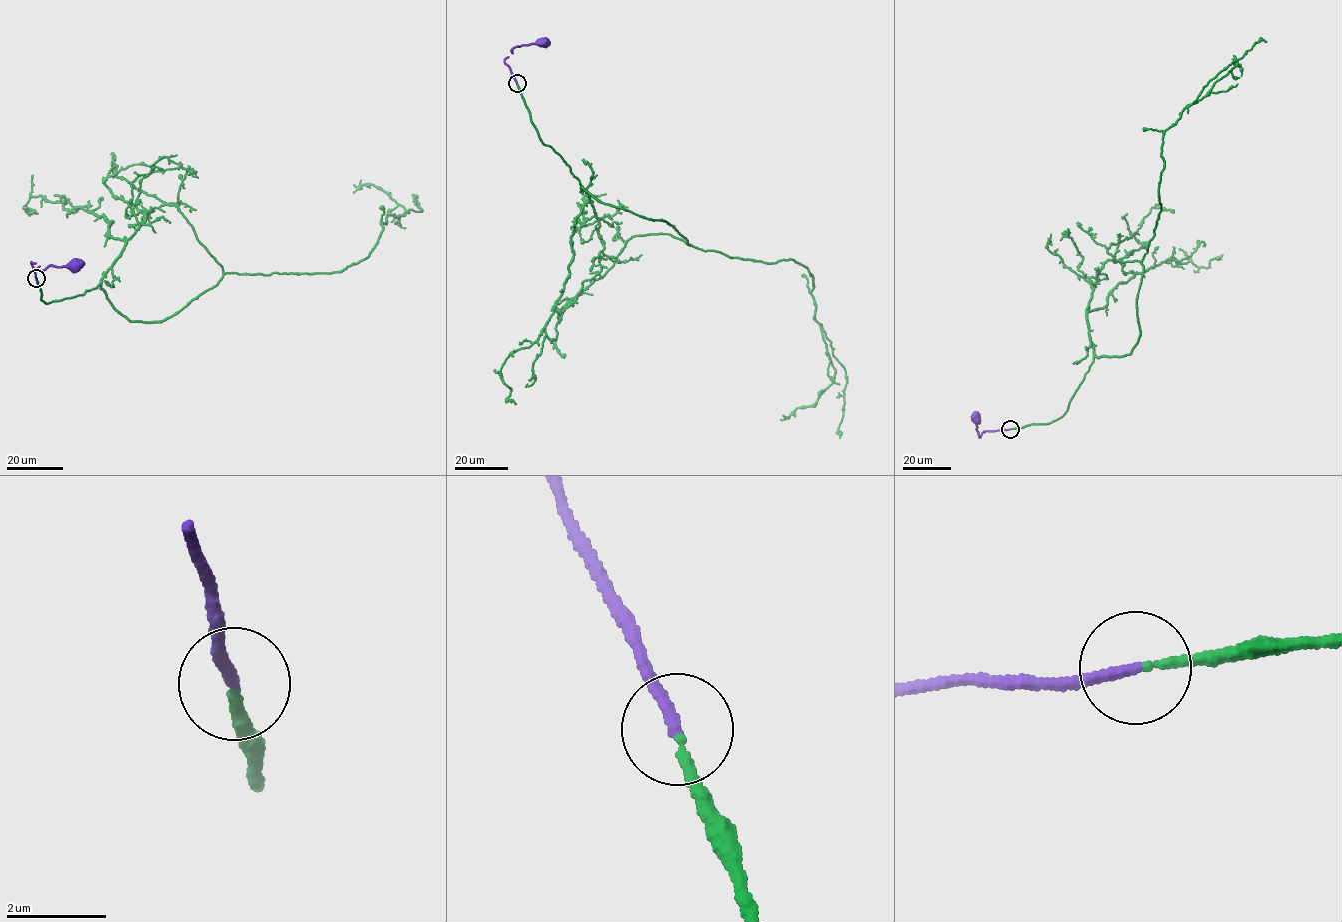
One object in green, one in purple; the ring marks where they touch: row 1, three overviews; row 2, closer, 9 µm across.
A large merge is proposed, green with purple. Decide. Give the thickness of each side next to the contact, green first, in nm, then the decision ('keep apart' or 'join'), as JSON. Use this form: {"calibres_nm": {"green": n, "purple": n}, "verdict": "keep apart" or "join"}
{"calibres_nm": {"green": 170, "purple": 240}, "verdict": "join"}

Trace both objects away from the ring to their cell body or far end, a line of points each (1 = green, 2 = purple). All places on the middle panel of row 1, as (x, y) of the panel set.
1: (517, 83), (542, 142), (592, 196), (671, 224), (704, 250), (807, 269), (835, 371), (815, 404), (783, 415)
2: (517, 83), (504, 60), (514, 47), (544, 42)

